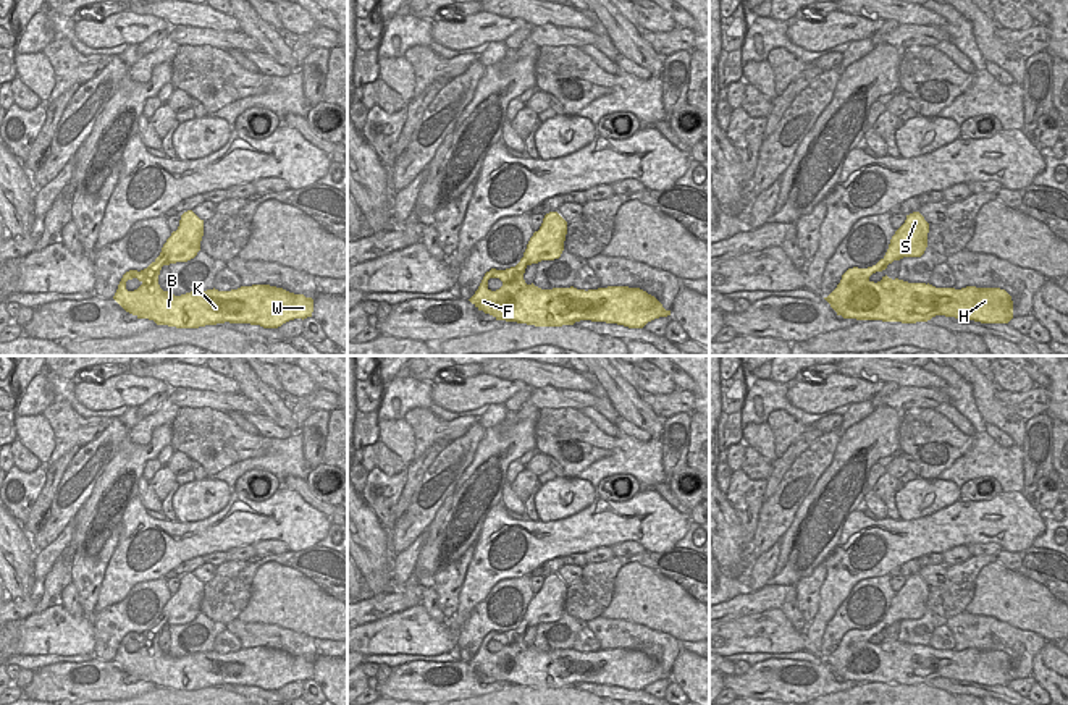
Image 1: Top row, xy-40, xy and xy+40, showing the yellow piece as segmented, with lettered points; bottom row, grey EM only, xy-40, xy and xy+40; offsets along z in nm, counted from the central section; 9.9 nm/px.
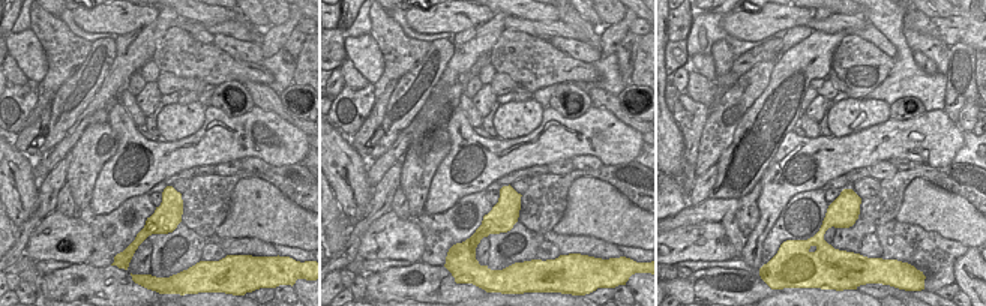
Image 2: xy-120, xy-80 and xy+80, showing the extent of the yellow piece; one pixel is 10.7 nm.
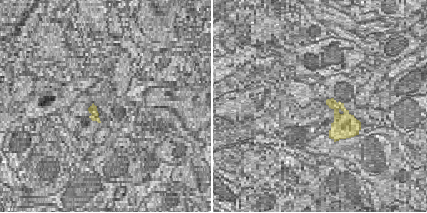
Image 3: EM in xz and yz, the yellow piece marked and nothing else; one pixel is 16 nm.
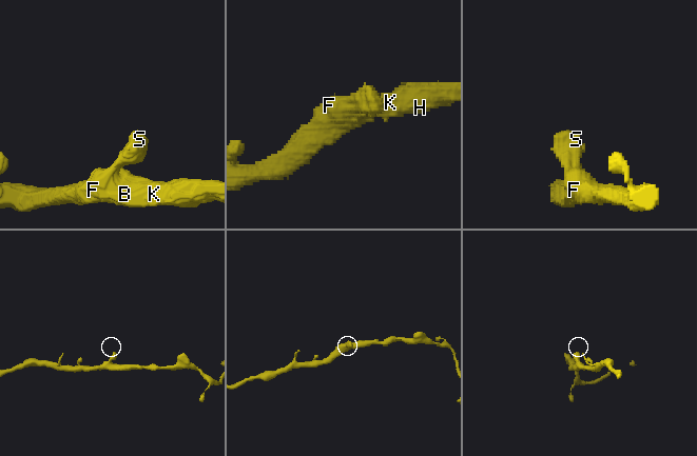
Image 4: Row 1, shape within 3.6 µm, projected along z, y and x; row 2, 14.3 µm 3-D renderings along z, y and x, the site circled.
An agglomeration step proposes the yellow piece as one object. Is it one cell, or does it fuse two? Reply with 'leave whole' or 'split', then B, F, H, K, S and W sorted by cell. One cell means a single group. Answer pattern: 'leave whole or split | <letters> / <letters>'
leave whole | B F H K S W

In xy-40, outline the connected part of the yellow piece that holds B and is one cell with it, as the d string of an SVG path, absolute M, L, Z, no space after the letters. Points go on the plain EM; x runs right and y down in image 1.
M192 572L181 577L179 589L144 632L123 637L113 661L137 681L176 690L217 686L250 686L278 690L294 681L312 679L313 661L270 647L241 648L231 653L191 653L181 658L163 653L158 637L163 627L187 624L200 613L204 582Z

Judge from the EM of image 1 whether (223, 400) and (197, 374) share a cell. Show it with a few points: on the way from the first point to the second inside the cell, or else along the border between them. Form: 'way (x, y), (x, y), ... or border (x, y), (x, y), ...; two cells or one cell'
border (180, 387), (238, 393); two cells

